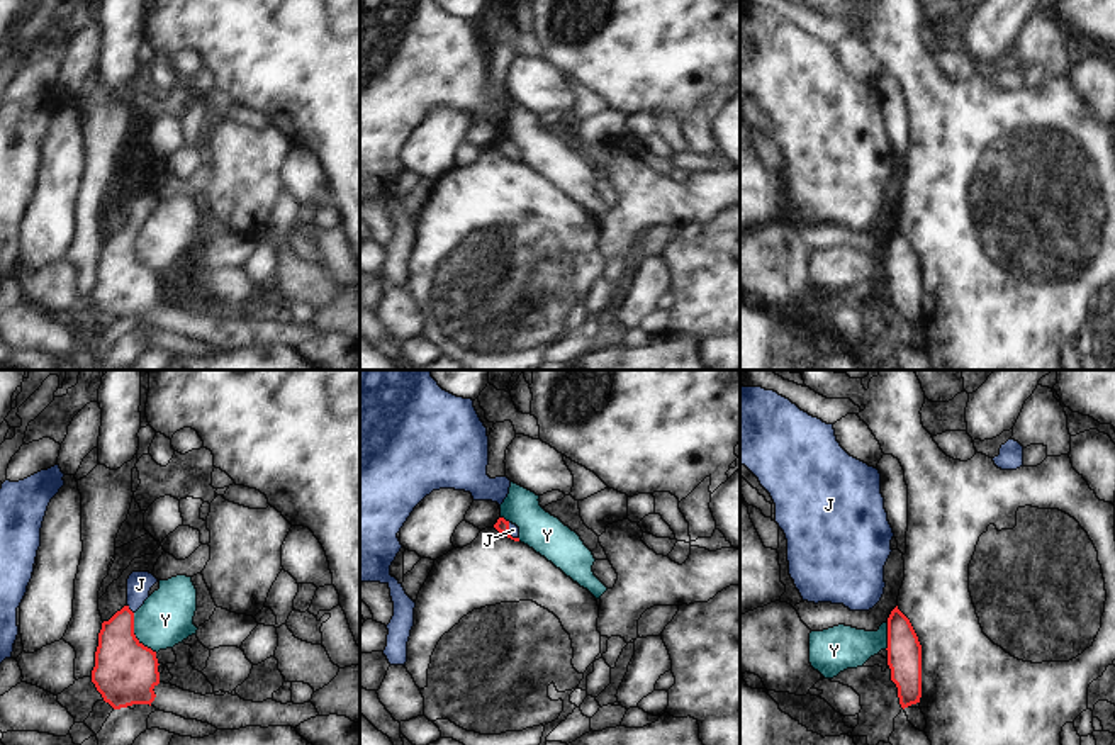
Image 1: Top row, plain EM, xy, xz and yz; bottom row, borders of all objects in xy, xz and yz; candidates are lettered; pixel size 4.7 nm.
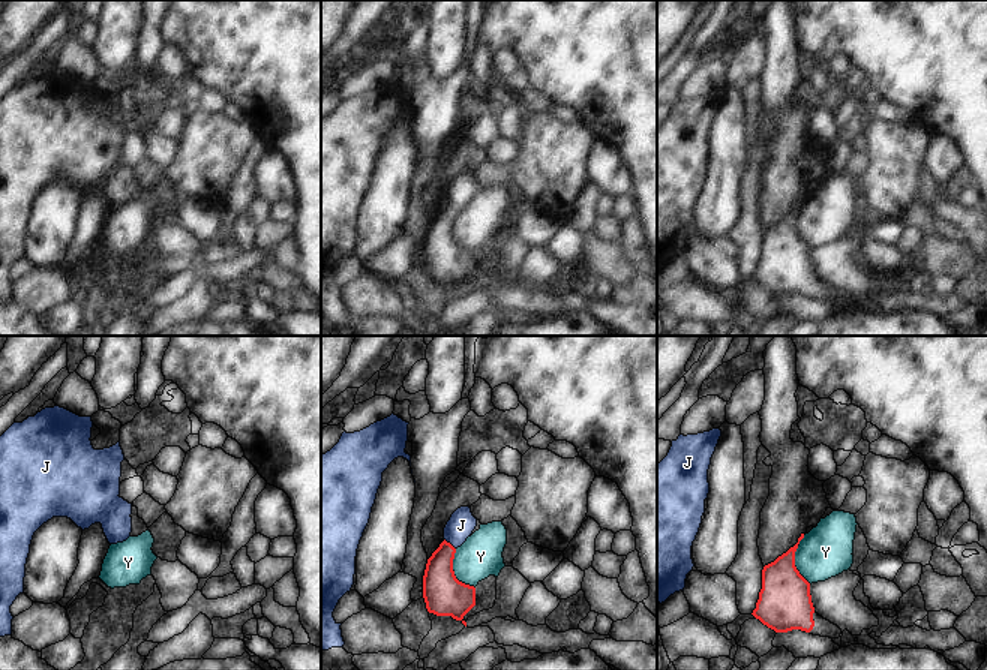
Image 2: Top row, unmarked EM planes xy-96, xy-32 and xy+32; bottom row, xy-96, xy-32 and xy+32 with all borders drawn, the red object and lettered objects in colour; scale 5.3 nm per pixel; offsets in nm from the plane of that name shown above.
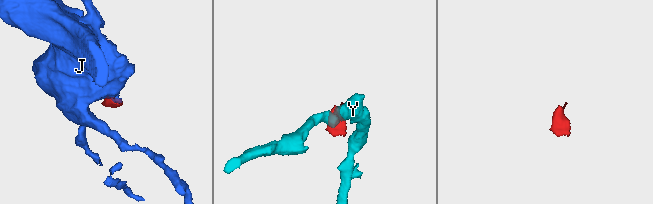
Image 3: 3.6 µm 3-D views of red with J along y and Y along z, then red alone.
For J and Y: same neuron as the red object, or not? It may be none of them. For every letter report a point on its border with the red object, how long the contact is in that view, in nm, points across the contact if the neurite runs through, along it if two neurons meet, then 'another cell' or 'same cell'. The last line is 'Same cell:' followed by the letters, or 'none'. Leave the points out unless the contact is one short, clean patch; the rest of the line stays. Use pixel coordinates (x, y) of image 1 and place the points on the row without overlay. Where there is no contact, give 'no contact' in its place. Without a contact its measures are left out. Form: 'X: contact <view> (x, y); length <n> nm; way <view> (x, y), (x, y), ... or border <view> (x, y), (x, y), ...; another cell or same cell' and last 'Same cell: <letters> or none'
J: contact xy (129, 229); length 50 nm; way xy (121, 280), (121, 243), (129, 229), (140, 204); same cell
Y: contact xy (134, 255); length 220 nm; border xy (133, 233), (133, 253), (156, 272); another cell
Same cell: J

